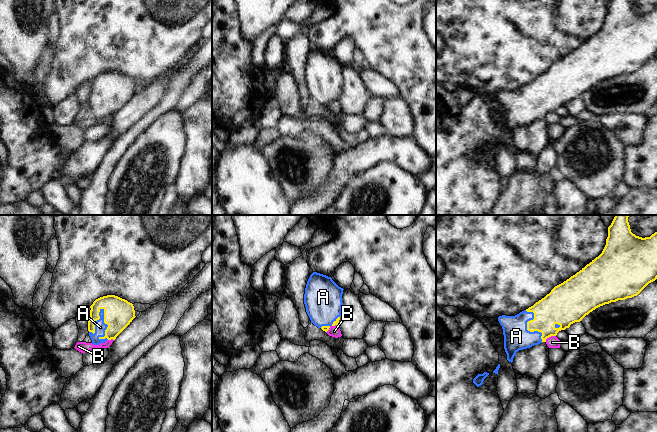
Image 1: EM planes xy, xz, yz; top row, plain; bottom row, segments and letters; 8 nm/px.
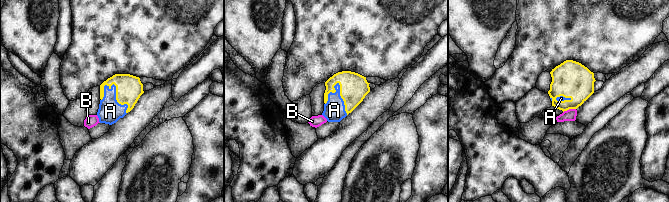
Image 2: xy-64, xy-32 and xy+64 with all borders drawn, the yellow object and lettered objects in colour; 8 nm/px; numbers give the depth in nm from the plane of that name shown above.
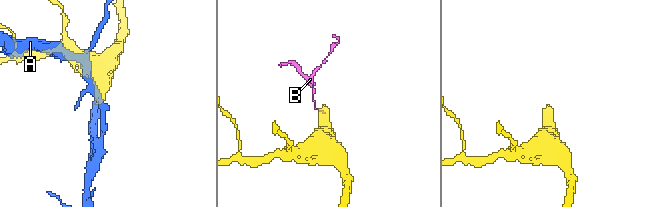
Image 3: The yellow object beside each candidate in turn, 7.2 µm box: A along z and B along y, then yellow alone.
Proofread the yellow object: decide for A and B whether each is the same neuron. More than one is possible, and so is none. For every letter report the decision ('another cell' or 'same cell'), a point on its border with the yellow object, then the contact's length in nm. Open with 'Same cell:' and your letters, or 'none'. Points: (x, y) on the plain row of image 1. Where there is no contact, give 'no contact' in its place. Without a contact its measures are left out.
Same cell: A
A: same cell; contact xy (106, 99); length 260 nm
B: another cell; contact yz (549, 112); length 100 nm

